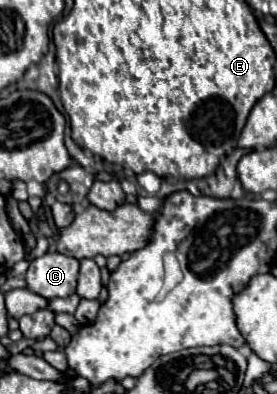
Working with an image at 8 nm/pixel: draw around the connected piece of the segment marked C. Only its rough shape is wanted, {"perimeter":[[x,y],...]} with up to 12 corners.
{"perimeter":[[62,253],[30,261],[28,289],[44,299],[76,293],[80,263]]}

